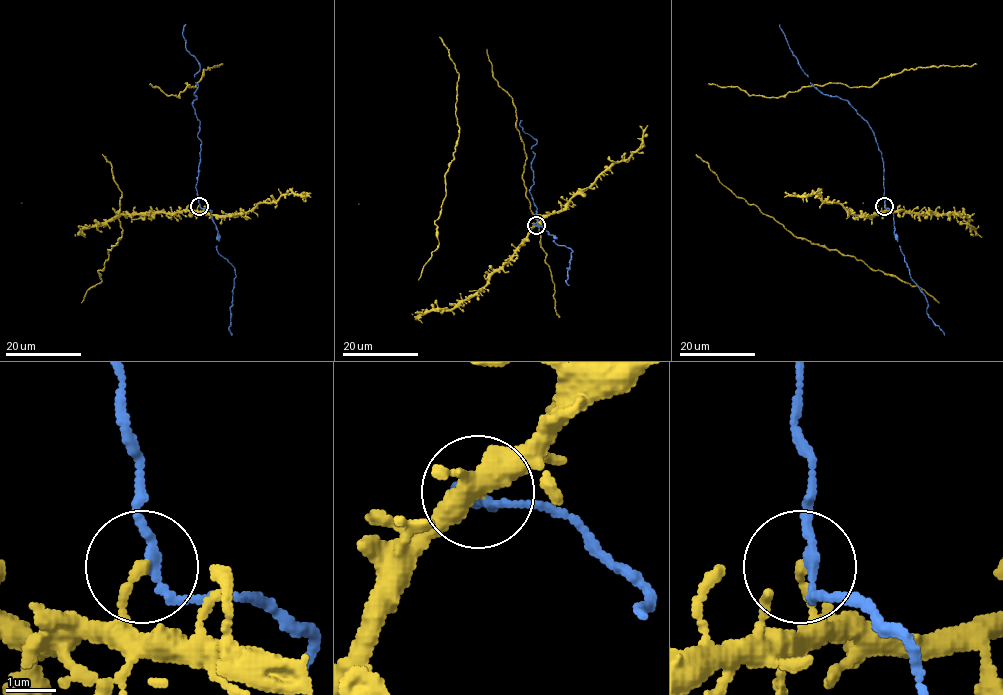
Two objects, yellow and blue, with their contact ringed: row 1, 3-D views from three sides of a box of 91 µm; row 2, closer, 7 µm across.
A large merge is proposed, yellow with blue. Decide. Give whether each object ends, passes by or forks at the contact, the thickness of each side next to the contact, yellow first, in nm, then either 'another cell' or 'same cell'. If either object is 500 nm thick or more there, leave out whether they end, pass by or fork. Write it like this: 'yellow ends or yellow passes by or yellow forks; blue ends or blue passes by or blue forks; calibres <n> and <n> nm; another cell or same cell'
yellow ends; blue passes by; calibres 190 and 170 nm; another cell

